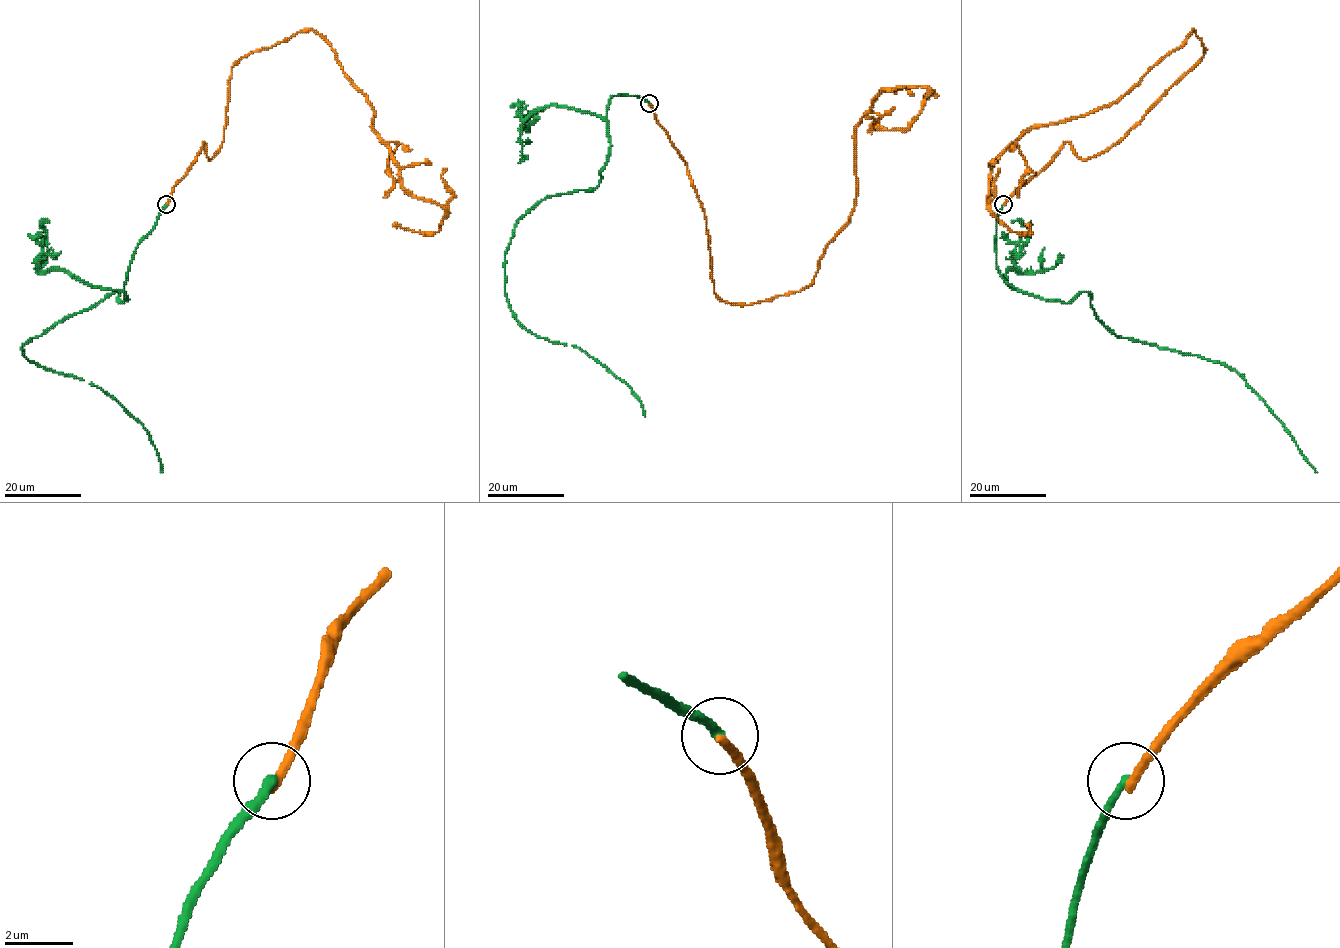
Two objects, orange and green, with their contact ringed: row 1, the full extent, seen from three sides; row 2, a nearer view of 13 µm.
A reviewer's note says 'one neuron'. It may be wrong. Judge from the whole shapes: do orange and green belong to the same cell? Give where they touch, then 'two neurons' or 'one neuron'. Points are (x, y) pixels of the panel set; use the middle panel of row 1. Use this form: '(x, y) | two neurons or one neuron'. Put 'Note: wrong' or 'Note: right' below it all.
(649, 103) | two neurons
Note: wrong

